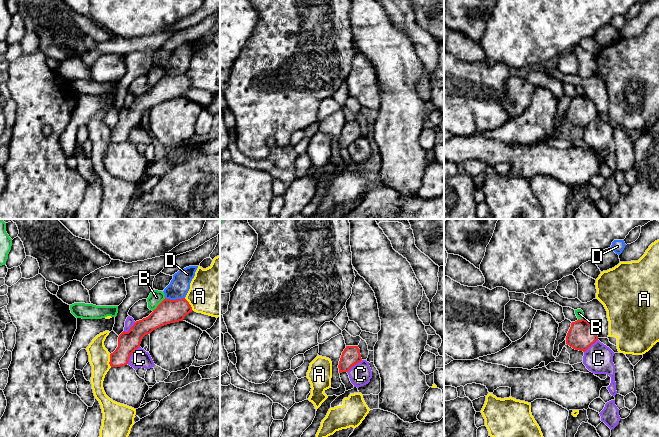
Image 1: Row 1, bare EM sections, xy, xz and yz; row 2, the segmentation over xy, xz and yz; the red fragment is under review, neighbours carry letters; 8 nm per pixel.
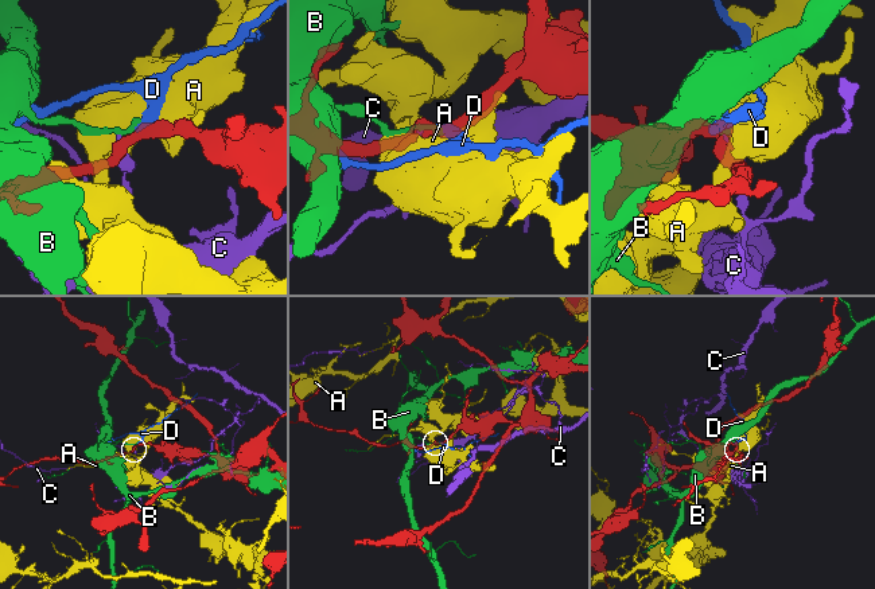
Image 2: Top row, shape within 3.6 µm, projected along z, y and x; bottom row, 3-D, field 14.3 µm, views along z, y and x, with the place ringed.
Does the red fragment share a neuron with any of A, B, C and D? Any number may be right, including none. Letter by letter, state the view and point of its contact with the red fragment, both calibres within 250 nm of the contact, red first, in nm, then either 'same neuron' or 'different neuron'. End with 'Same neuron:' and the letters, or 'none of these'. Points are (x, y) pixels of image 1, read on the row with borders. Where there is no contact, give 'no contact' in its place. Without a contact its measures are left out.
A: xy (189, 304) | 190/420 nm | different neuron
B: xy (158, 305) | 190/110 nm | different neuron
C: xy (130, 355) | 170/140 nm | different neuron
D: xy (176, 299) | 190/160 nm | different neuron
Same neuron: none of these

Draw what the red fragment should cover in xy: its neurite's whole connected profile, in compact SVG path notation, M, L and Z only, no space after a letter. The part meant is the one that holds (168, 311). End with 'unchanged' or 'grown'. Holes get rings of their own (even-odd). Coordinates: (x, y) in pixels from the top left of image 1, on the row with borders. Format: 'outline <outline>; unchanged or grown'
outline M164 299L146 318L136 321L128 332L123 331L118 337L118 347L110 354L110 366L121 367L129 362L131 354L140 347L143 337L153 330L179 321L192 312L192 307L185 299Z; unchanged

